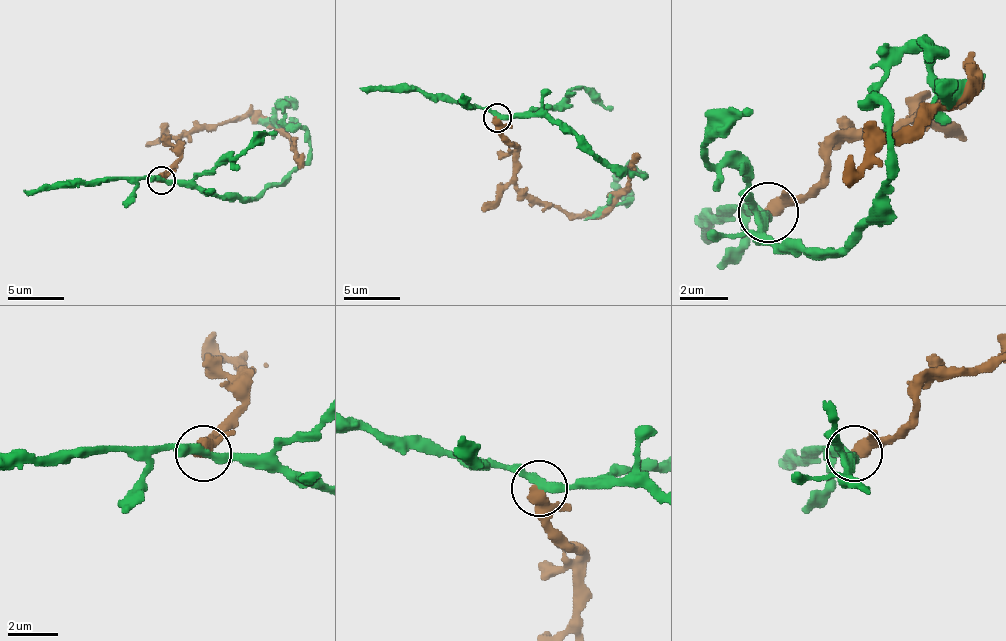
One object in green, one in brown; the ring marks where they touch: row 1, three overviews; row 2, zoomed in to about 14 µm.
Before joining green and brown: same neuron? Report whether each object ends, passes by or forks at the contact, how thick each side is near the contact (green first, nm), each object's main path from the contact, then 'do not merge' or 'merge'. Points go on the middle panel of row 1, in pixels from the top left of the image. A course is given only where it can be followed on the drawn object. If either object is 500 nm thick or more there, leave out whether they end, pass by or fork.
green passes by | brown passes by | 280/380 nm | green via (498, 117), (538, 117), (563, 122), (591, 151), (611, 165), (645, 173), (620, 171), (608, 202), (583, 219) | brown via (498, 117), (498, 131), (515, 151), (515, 182), (569, 213), (603, 213), (628, 182), (631, 162), (640, 154) | do not merge

